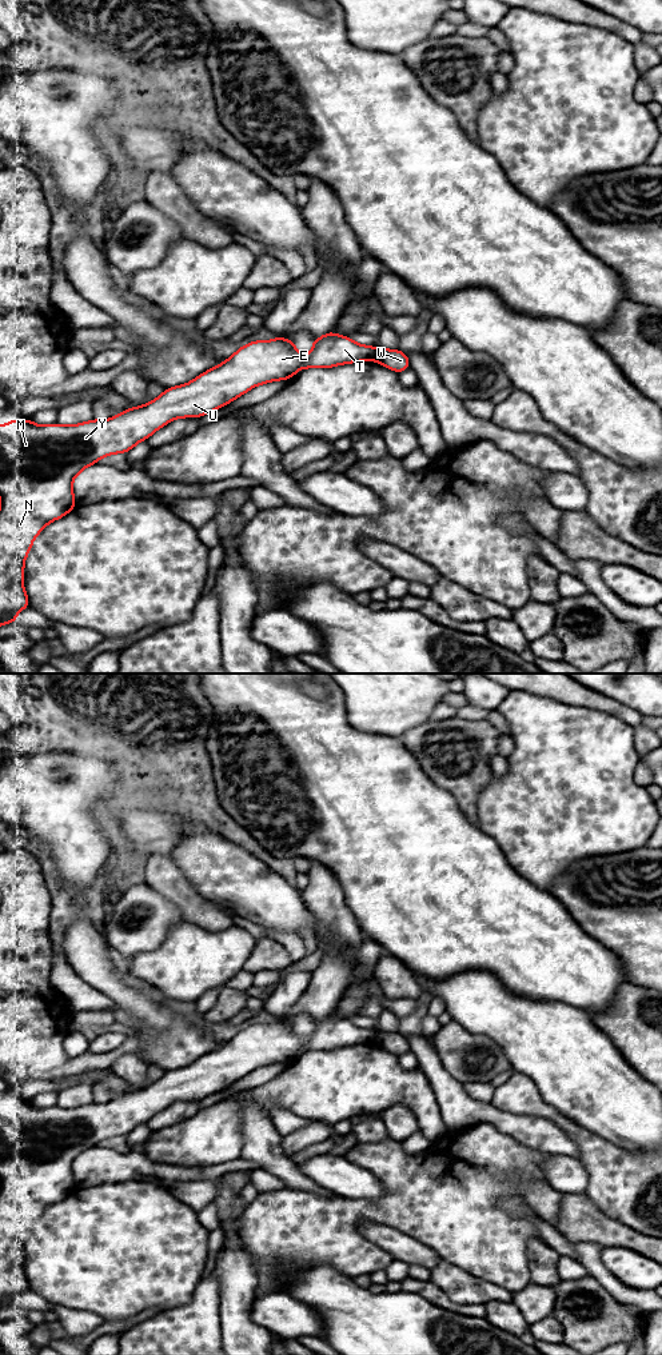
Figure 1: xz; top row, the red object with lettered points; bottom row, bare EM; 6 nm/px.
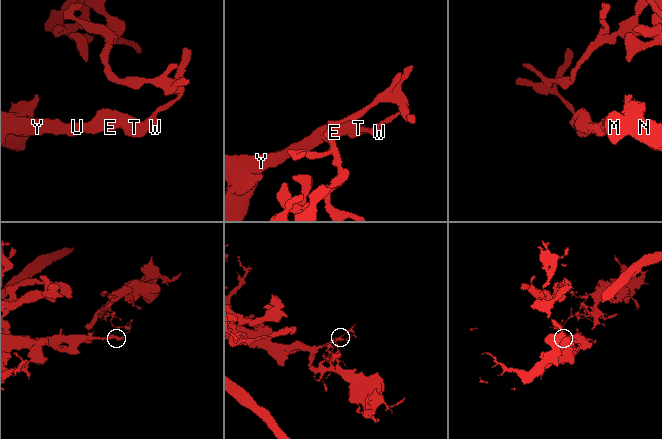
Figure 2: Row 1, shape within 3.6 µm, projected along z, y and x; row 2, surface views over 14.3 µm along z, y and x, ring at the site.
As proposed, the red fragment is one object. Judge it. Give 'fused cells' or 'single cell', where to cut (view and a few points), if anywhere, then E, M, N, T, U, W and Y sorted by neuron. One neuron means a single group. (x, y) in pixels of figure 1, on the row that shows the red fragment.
fused cells | xz (377, 348), (374, 359) | E M N T U Y / W

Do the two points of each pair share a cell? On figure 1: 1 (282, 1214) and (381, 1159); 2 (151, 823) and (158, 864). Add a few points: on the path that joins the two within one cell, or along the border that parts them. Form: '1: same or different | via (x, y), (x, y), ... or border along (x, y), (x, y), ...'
1: same | via (319, 1215), (378, 1211), (393, 1196)
2: different | border along (167, 852), (151, 854), (142, 862)

